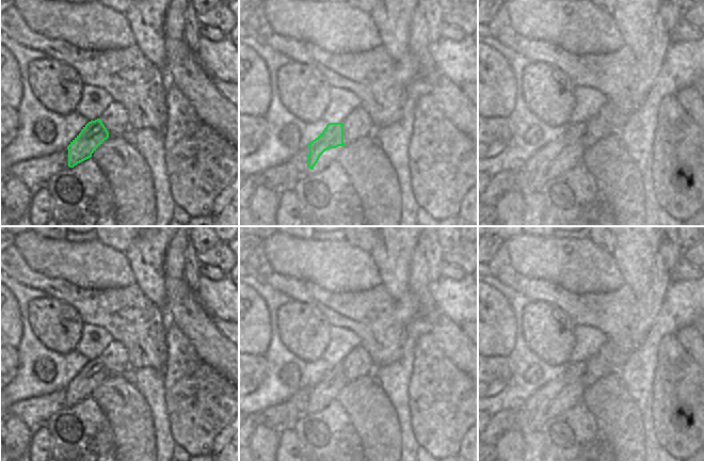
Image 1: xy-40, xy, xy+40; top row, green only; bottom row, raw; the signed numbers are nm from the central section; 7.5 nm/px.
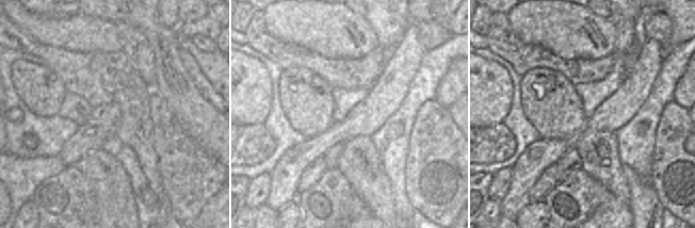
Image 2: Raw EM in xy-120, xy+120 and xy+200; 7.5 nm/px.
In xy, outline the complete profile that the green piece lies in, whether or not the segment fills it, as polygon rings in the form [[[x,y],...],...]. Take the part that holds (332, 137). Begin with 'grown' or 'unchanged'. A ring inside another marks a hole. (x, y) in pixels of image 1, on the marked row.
grown; [[[329,123],[324,130],[307,146],[307,166],[314,172],[319,172],[330,163],[337,161],[343,143],[343,124]]]

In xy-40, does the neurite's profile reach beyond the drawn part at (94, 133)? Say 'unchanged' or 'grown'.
unchanged

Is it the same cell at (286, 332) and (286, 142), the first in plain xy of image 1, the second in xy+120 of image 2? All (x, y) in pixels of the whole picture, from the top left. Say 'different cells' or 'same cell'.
different cells

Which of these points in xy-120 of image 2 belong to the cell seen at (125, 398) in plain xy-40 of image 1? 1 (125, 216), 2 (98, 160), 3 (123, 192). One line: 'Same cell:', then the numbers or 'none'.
Same cell: 1, 2, 3

